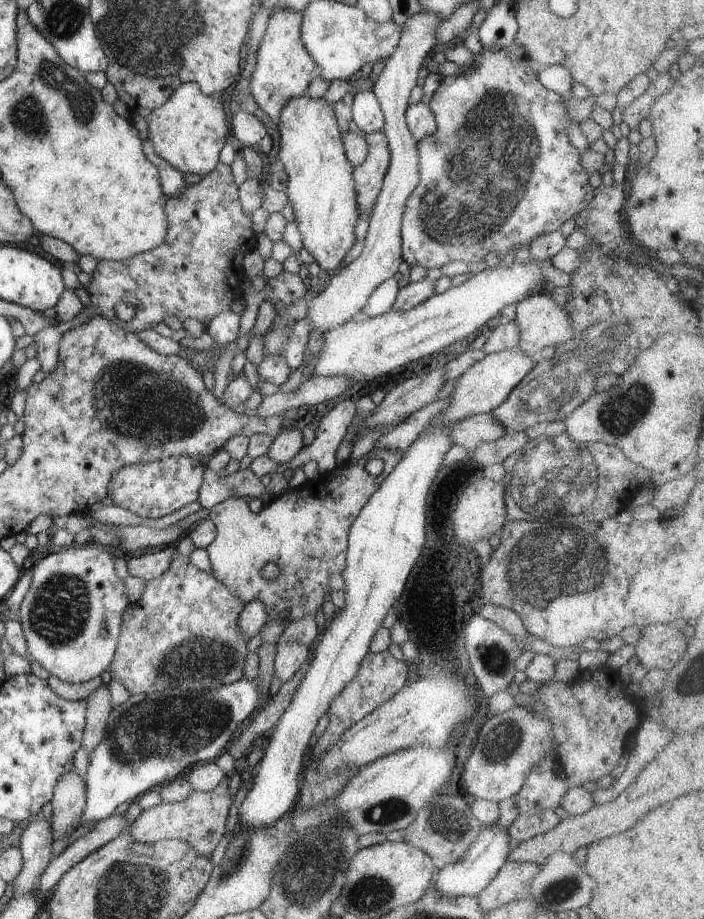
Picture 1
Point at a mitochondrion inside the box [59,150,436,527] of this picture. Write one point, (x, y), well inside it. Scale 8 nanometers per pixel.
(152, 409)

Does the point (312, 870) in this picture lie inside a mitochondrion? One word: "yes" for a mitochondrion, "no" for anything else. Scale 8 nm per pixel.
yes

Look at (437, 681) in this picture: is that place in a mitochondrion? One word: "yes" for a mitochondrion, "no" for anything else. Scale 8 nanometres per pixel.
no

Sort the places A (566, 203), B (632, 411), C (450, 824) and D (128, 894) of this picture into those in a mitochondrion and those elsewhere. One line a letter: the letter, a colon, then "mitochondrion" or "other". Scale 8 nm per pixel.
A: other
B: mitochondrion
C: mitochondrion
D: mitochondrion

